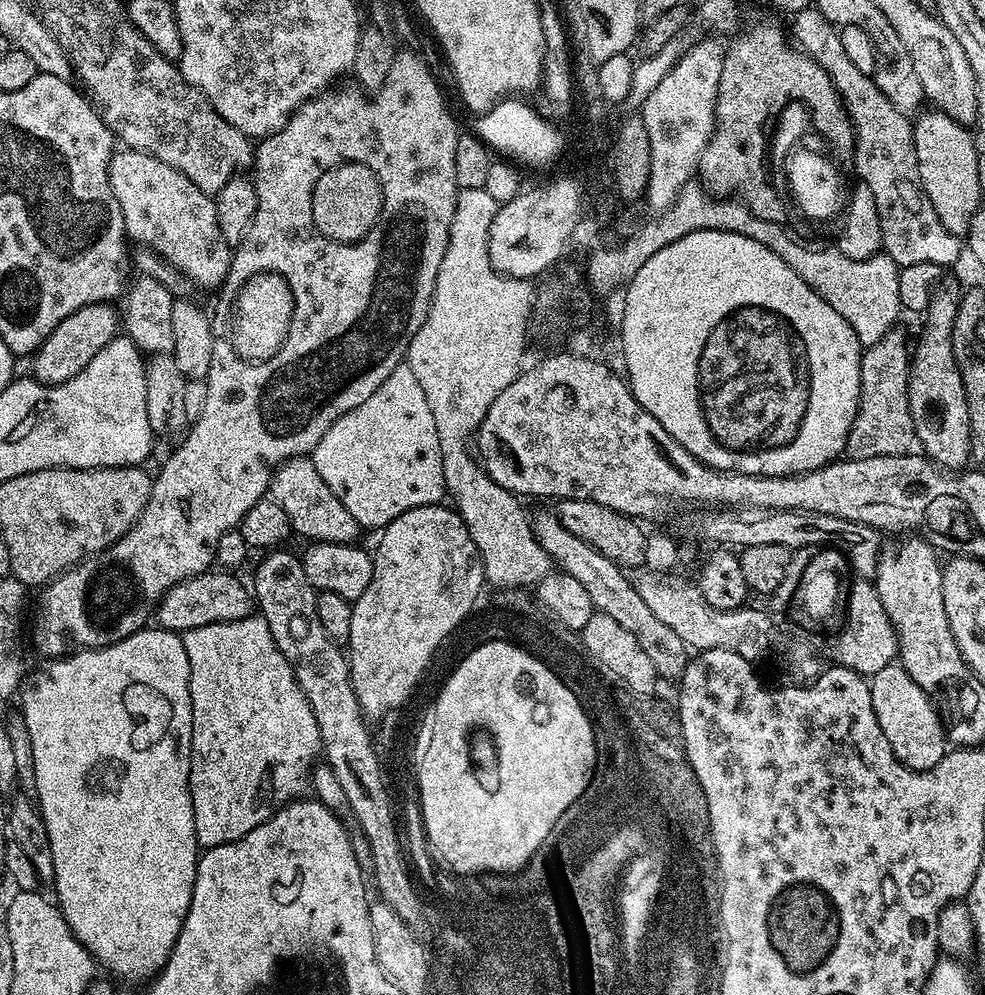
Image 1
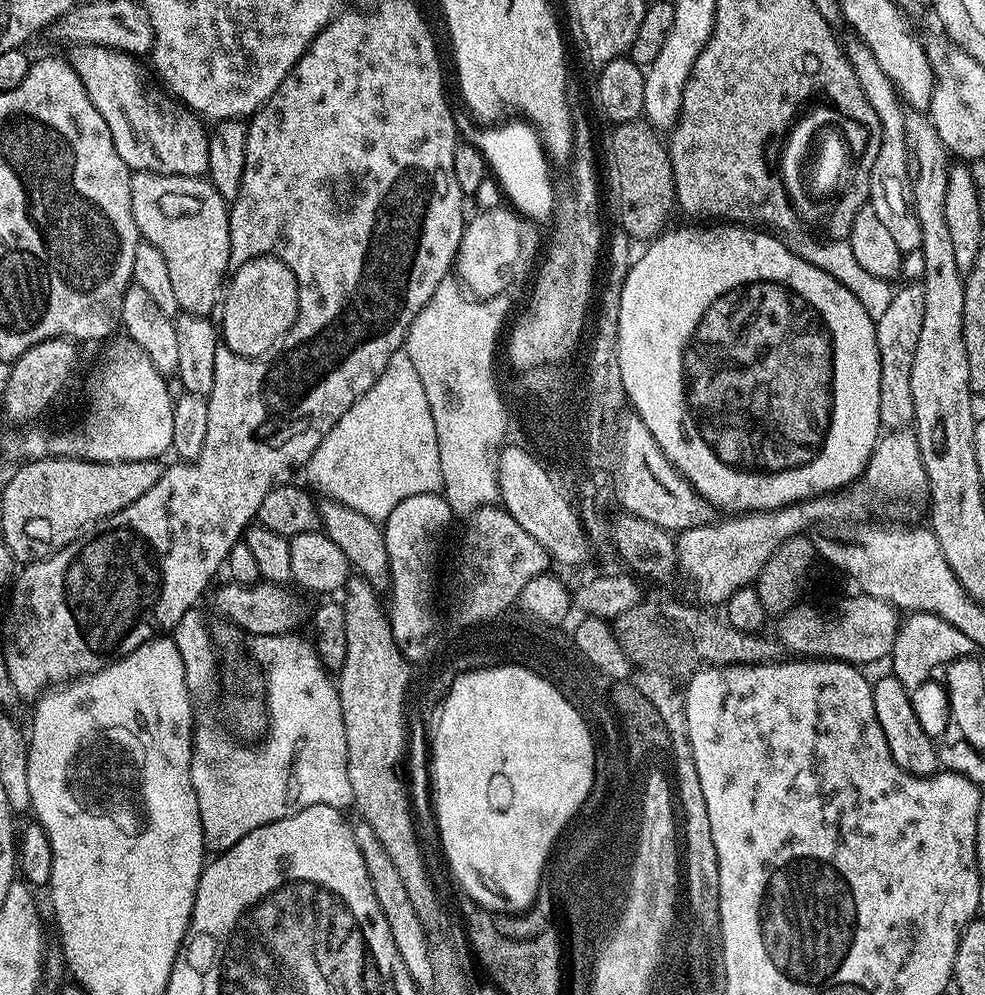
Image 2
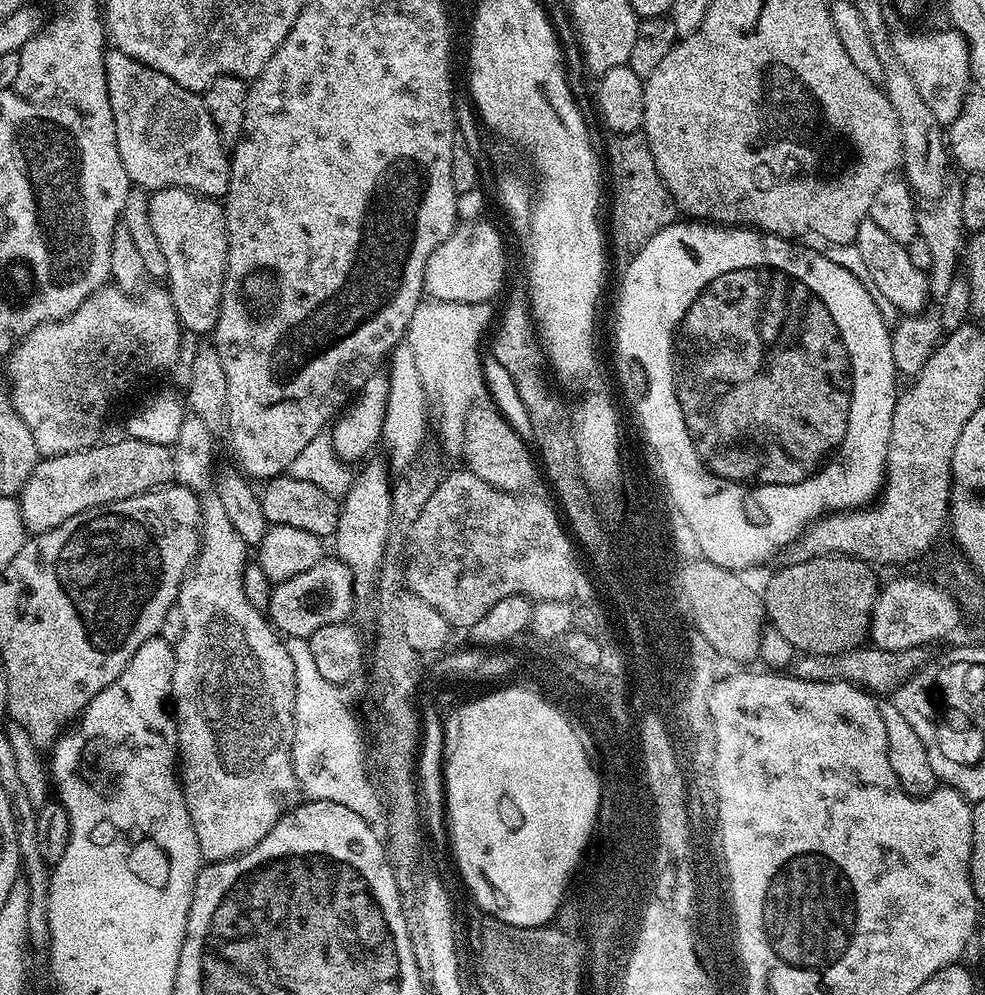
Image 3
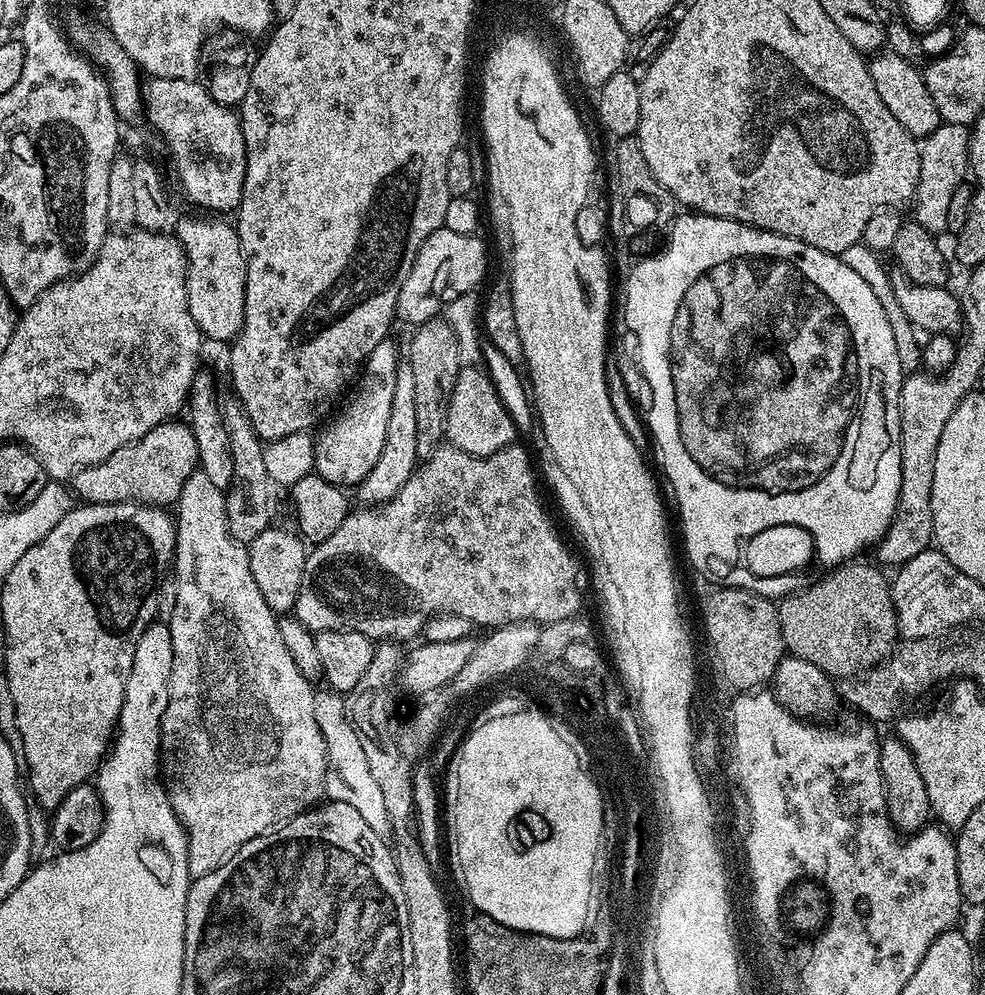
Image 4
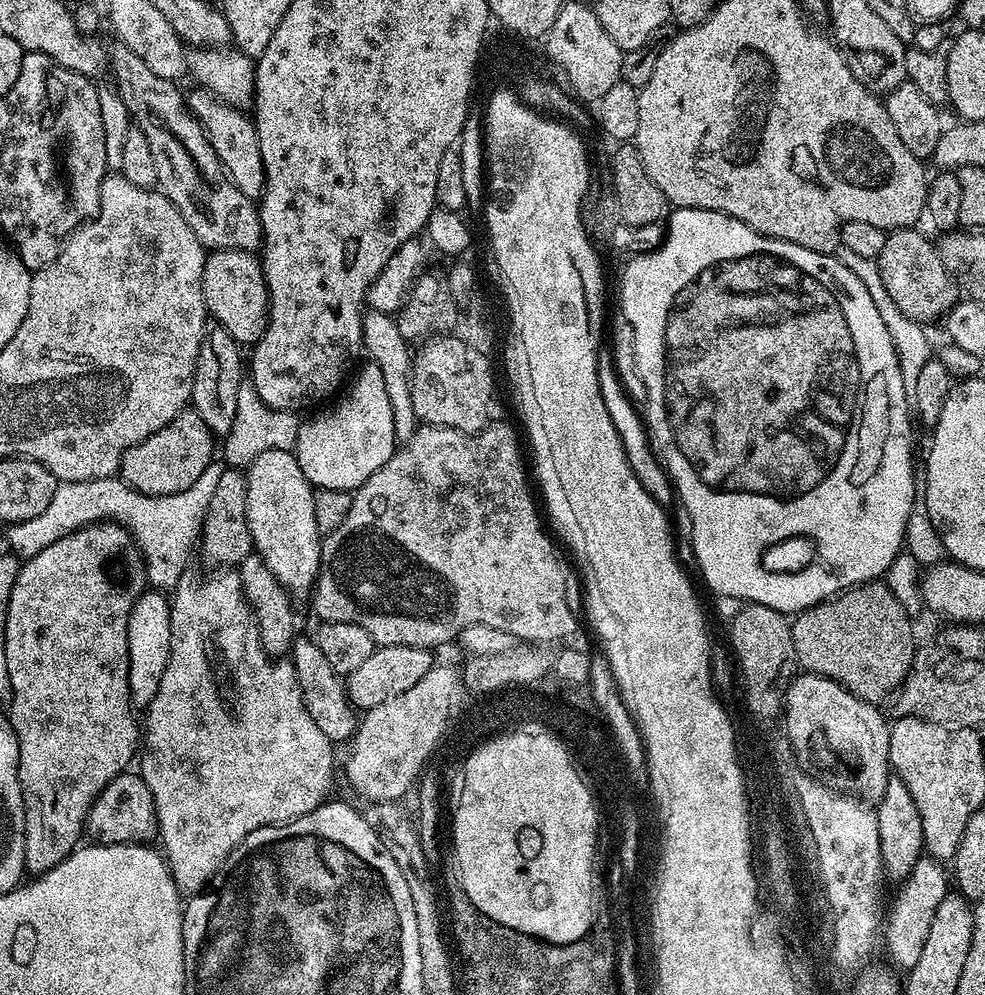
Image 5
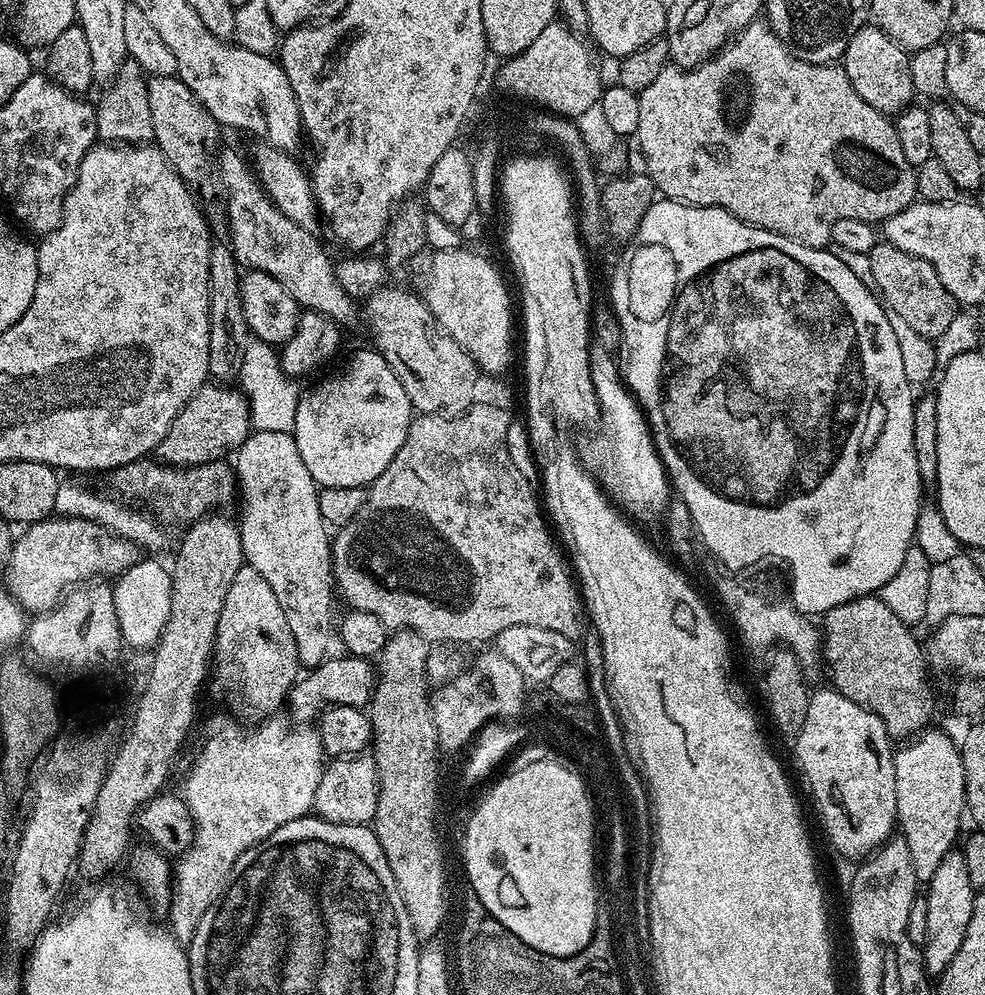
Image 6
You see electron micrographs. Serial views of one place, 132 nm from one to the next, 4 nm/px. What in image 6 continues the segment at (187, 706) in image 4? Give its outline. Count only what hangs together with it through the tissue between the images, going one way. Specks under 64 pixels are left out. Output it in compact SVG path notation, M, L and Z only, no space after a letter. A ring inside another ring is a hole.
M216 716L208 724L208 733L184 776L182 797L195 824L192 844L178 856L174 864L172 899L167 907L170 931L178 943L187 945L202 922L202 914L220 896L220 891L228 885L230 870L246 850L261 844L267 836L274 834L286 822L297 820L313 811L314 794L324 773L326 753L320 745L320 734L312 726L293 726L287 719L268 718L257 728L243 732L230 717Z

